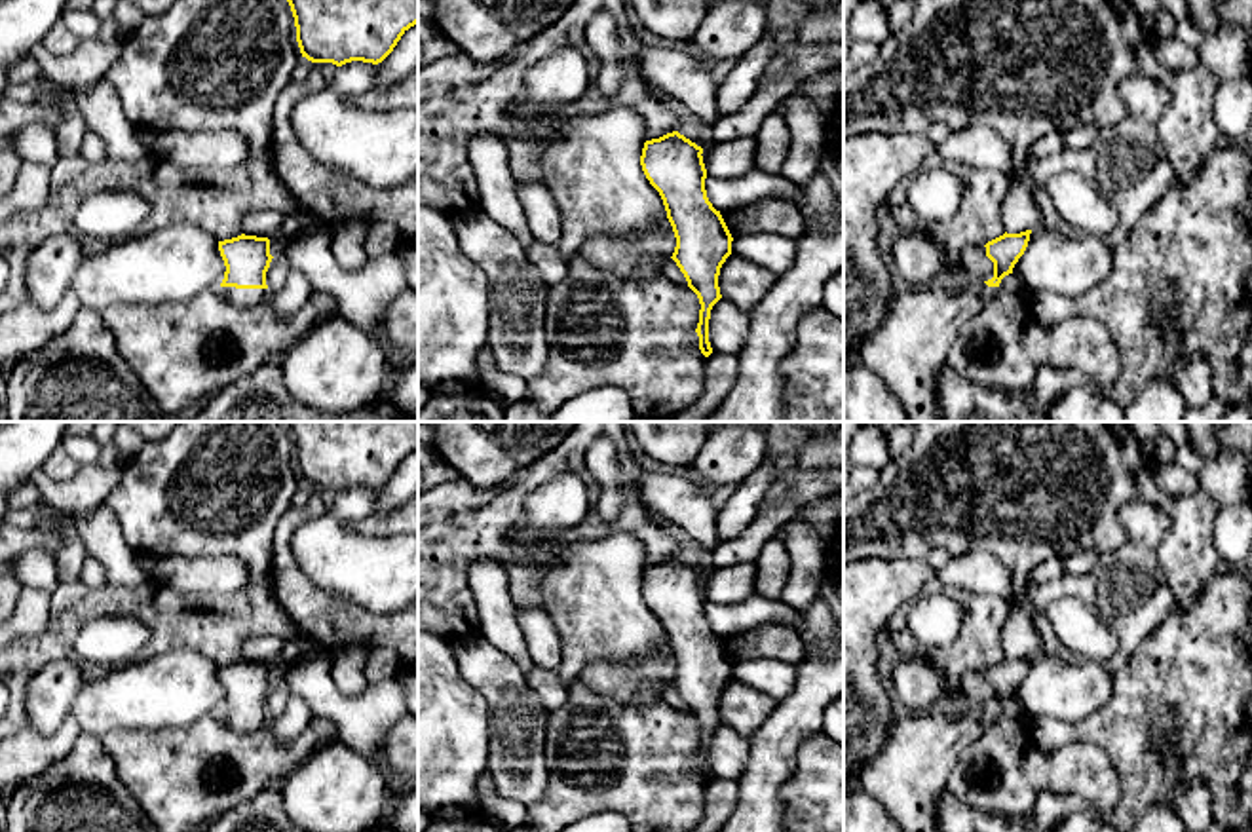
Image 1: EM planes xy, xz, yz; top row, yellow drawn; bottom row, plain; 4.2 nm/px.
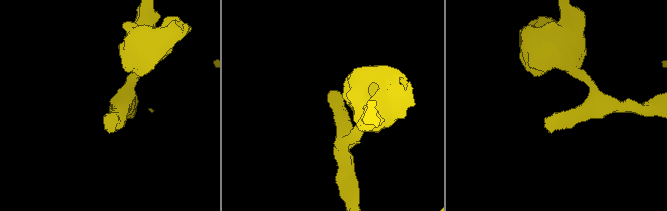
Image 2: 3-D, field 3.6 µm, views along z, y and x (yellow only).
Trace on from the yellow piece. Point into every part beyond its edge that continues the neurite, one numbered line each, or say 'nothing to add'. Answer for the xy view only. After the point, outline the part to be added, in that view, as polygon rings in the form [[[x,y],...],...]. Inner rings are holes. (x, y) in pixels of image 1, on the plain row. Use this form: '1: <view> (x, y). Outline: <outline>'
1: xy (236, 722). Outline: [[[218,712],[220,720],[236,733],[253,733],[268,726],[268,714]]]

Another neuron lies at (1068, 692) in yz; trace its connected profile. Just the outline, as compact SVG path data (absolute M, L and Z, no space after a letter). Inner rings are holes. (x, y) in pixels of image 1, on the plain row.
M1039 652L1032 655L1024 680L1013 701L1026 720L1051 716L1058 722L1079 722L1100 710L1111 697L1113 680L1096 661L1064 661Z

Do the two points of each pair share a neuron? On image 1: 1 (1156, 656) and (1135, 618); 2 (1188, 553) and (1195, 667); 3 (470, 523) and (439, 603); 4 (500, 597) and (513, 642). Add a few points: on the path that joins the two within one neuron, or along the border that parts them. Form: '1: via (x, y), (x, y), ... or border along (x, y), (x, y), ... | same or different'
1: border along (1175, 608), (1137, 648), (1131, 660), (1116, 671) | different
2: border along (1220, 567), (1199, 593), (1184, 608), (1176, 610) | different
3: via (447, 532), (439, 540), (439, 580) | same
4: via (500, 608), (502, 631) | same

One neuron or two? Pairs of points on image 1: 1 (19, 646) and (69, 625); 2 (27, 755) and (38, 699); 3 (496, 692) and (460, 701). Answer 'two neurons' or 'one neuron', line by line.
1: one neuron
2: two neurons
3: two neurons

